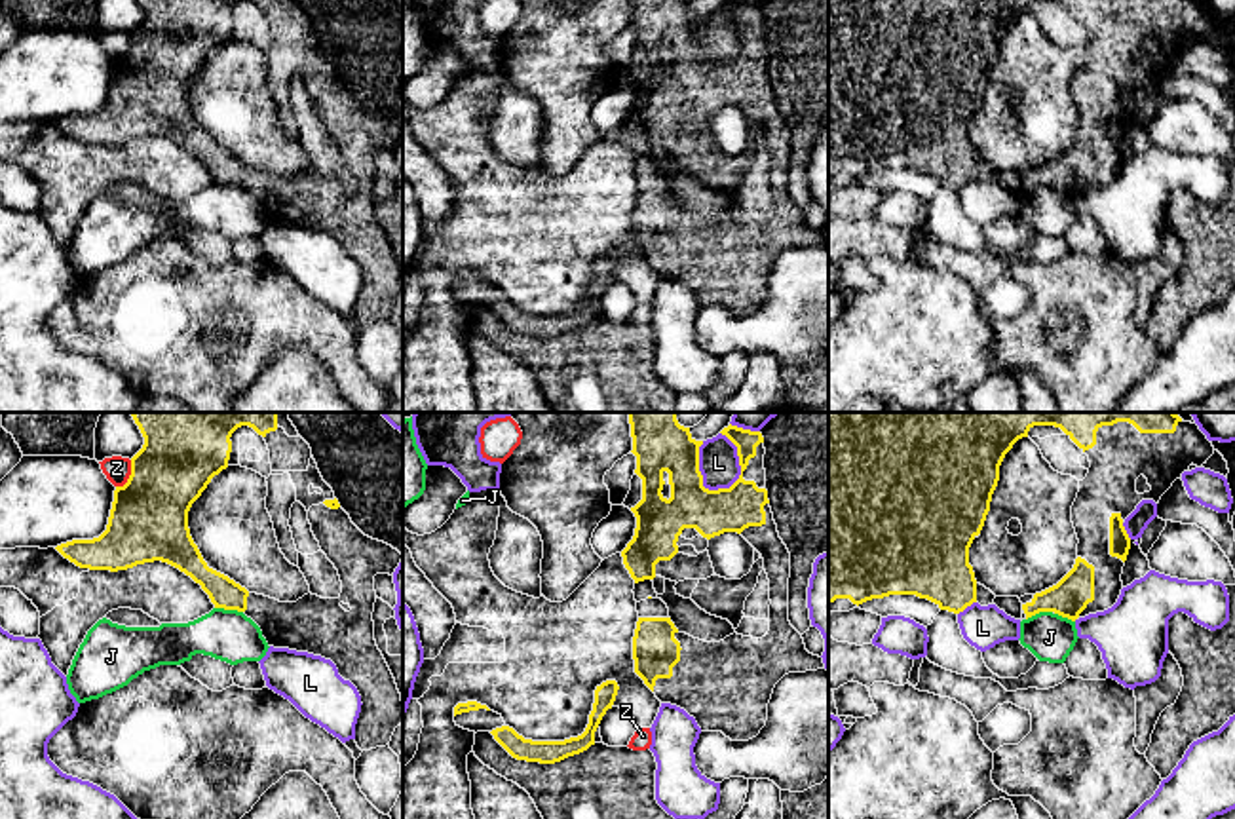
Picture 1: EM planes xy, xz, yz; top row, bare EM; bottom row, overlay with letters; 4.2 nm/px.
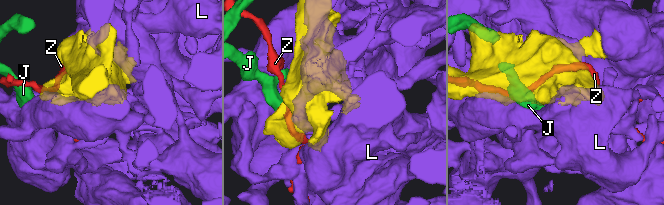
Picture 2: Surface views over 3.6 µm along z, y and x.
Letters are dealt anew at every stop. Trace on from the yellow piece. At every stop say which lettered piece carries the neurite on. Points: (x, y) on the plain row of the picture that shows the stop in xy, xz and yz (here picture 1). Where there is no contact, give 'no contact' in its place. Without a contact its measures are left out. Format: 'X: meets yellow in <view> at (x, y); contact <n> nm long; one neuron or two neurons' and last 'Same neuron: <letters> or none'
J: meets yellow in xy at (228, 183); contact 120 nm long; two neurons
L: meets yellow in xz at (741, 44); contact 260 nm long; two neurons
Z: meets yellow in xy at (130, 50); contact 140 nm long; two neurons
Same neuron: none

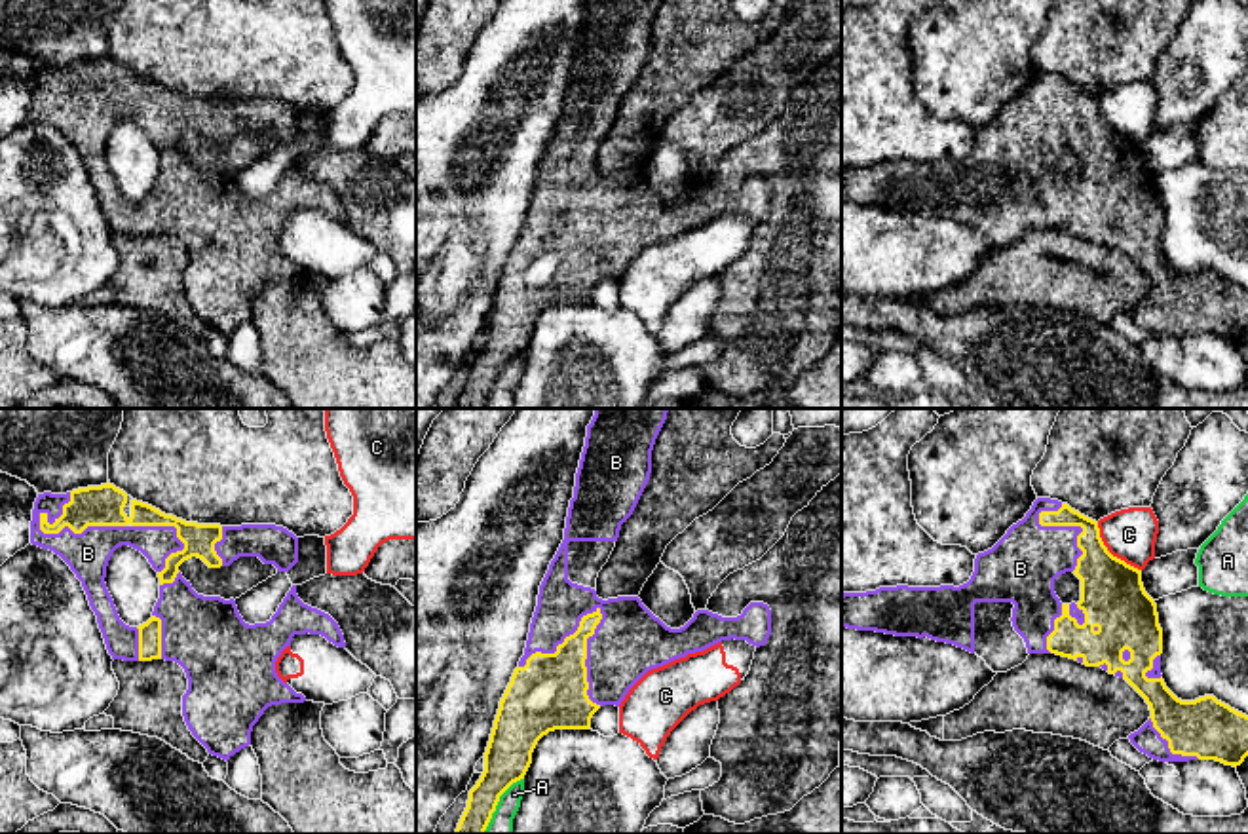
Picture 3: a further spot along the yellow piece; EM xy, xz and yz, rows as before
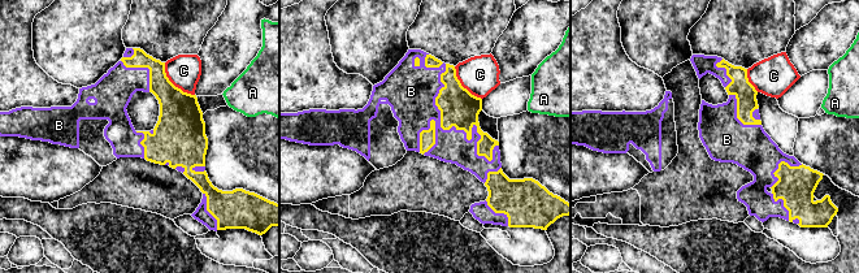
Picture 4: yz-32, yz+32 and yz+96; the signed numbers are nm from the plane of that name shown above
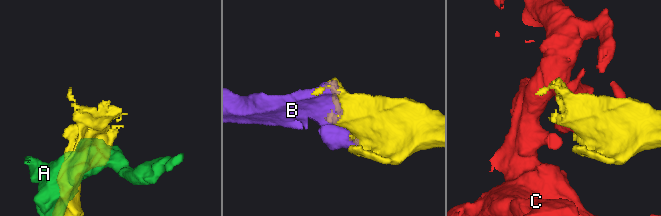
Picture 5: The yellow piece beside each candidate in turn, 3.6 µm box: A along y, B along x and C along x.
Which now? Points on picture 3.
A: meets yellow in xz at (496, 379); contact 300 nm long; two neurons
B: meets yellow in xz at (586, 232); contact 440 nm long; one neuron
C: meets yellow in yz at (1110, 128); contact 280 nm long; two neurons
Same neuron: B

